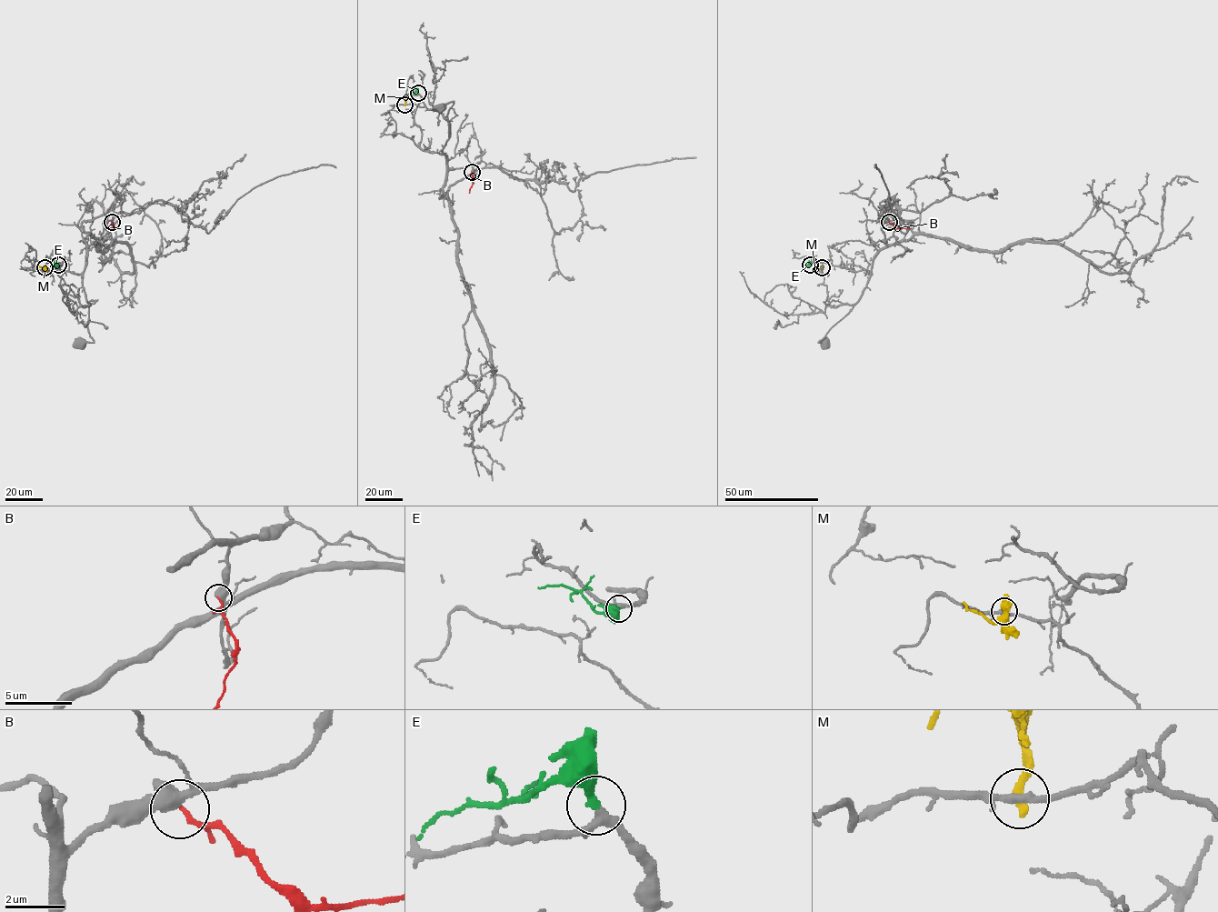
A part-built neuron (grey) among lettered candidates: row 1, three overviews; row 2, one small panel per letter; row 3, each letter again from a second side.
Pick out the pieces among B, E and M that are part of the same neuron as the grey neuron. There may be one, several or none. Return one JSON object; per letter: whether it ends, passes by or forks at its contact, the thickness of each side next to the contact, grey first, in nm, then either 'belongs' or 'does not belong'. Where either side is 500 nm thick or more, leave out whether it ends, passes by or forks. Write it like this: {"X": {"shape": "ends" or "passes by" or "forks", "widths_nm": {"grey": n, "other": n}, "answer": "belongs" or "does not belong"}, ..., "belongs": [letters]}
{"B": {"shape": "ends", "widths_nm": {"grey": 360, "other": 150}, "answer": "does not belong"}, "E": {"shape": "ends", "widths_nm": {"grey": 220, "other": 360}, "answer": "belongs"}, "M": {"shape": "ends", "widths_nm": {"grey": 200, "other": 320}, "answer": "does not belong"}, "belongs": ["E"]}

